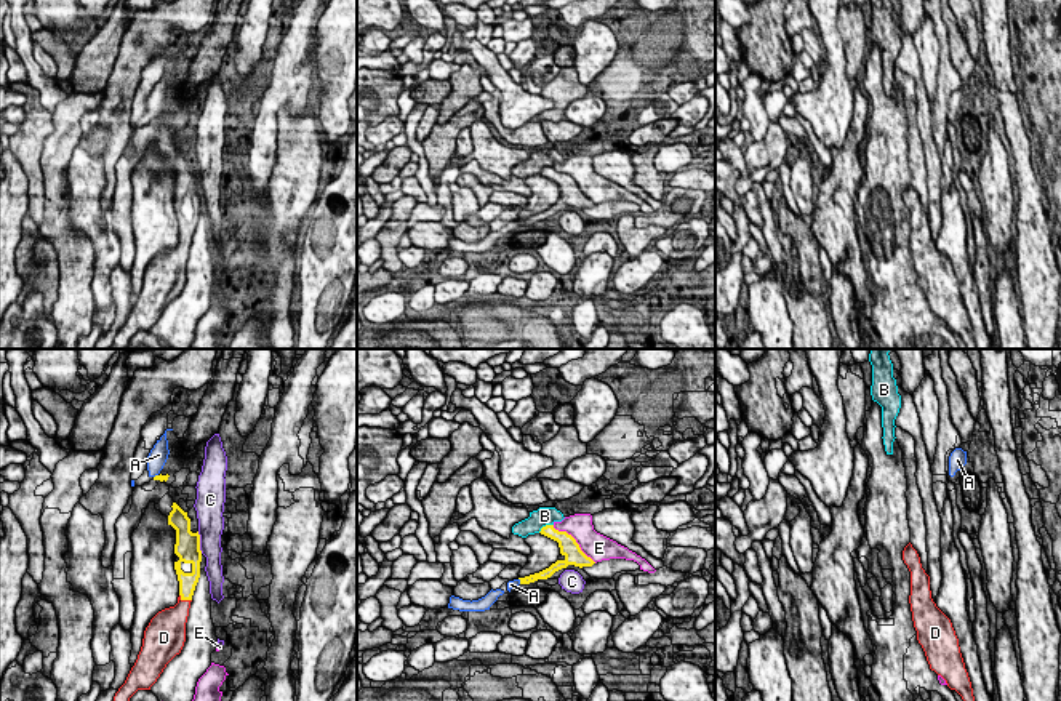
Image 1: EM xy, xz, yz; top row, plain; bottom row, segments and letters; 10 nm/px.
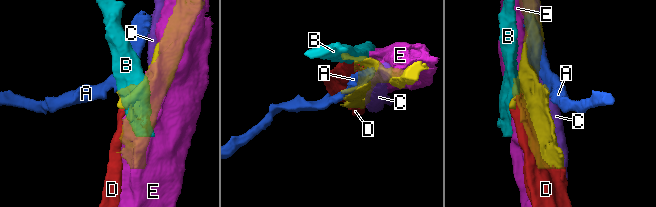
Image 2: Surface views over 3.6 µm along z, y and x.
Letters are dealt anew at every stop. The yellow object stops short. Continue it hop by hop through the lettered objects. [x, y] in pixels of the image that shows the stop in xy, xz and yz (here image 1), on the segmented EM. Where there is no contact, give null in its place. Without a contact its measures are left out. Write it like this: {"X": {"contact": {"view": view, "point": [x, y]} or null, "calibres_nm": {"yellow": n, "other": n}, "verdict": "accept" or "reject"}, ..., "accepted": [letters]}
{"A": {"contact": {"view": "xz", "point": [520, 581]}, "calibres_nm": {"yellow": 100, "other": 90}, "verdict": "reject"}, "B": {"contact": {"view": "xz", "point": [546, 525]}, "calibres_nm": {"yellow": 160, "other": 190}, "verdict": "reject"}, "C": {"contact": {"view": "xy", "point": [199, 543]}, "calibres_nm": {"yellow": 260, "other": 260}, "verdict": "reject"}, "D": {"contact": {"view": "xy", "point": [184, 599]}, "calibres_nm": {"yellow": 190, "other": 260}, "verdict": "accept"}, "E": {"contact": {"view": "xz", "point": [575, 541]}, "calibres_nm": {"yellow": 190, "other": 260}, "verdict": "reject"}, "accepted": ["D"]}

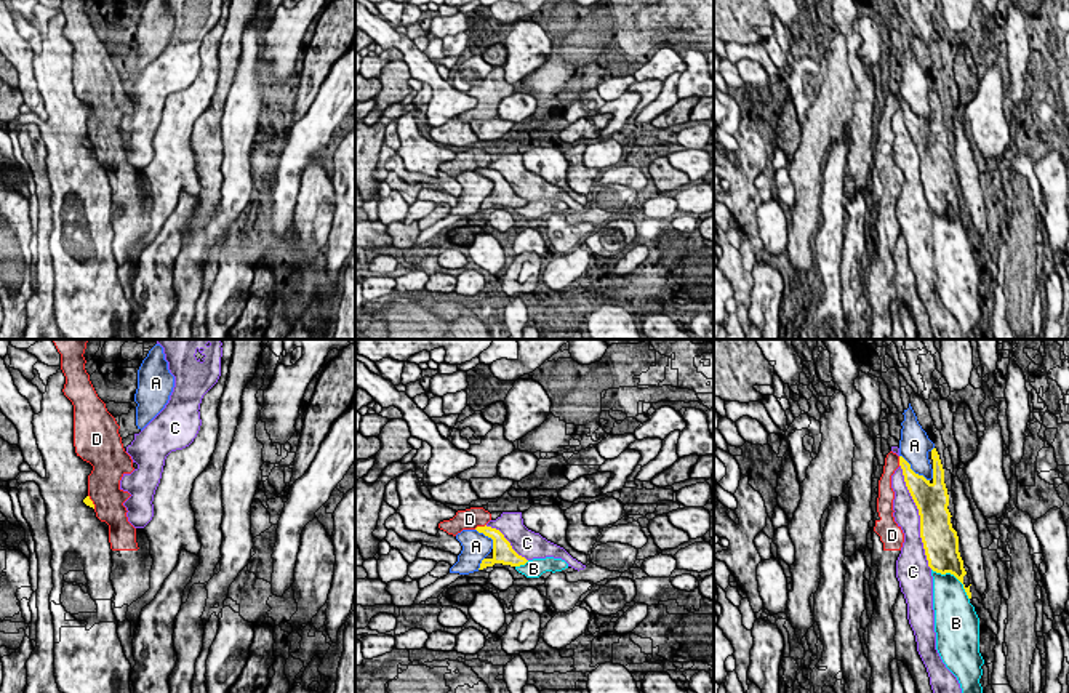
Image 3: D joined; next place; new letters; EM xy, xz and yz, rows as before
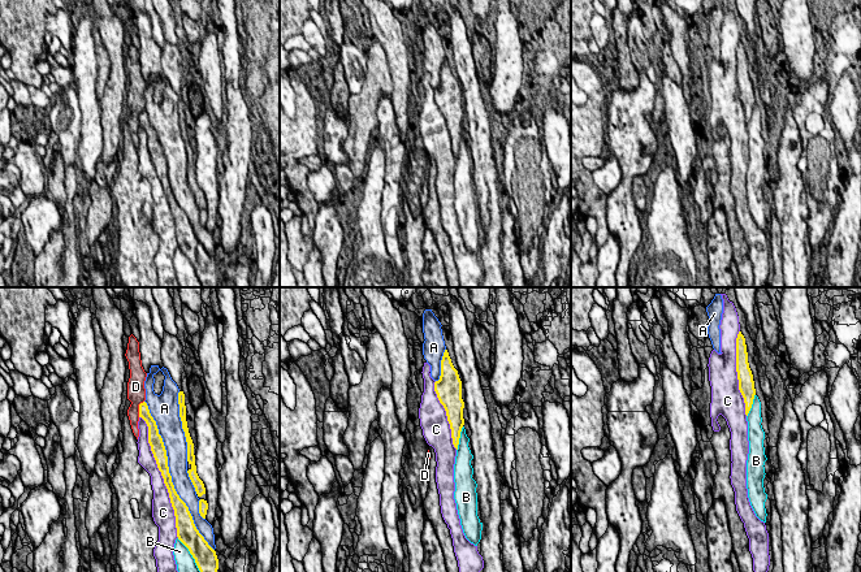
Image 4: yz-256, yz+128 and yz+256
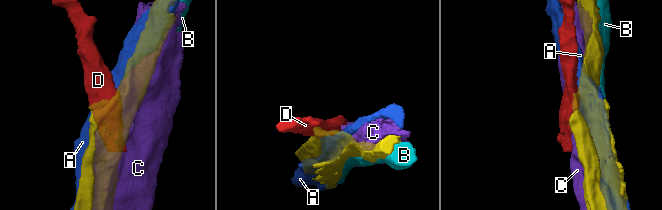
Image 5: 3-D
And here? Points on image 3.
{"A": {"contact": {"view": "yz", "point": [912, 471]}, "calibres_nm": {"yellow": 240, "other": 300}, "verdict": "reject"}, "B": {"contact": {"view": "yz", "point": [954, 575]}, "calibres_nm": {"yellow": 340, "other": 360}, "verdict": "reject"}, "C": {"contact": {"view": "yz", "point": [920, 517]}, "calibres_nm": {"yellow": 340, "other": 260}, "verdict": "reject"}, "D": {"contact": {"view": "xz", "point": [479, 527]}, "calibres_nm": {"yellow": 130, "other": 220}, "verdict": "reject"}, "accepted": []}

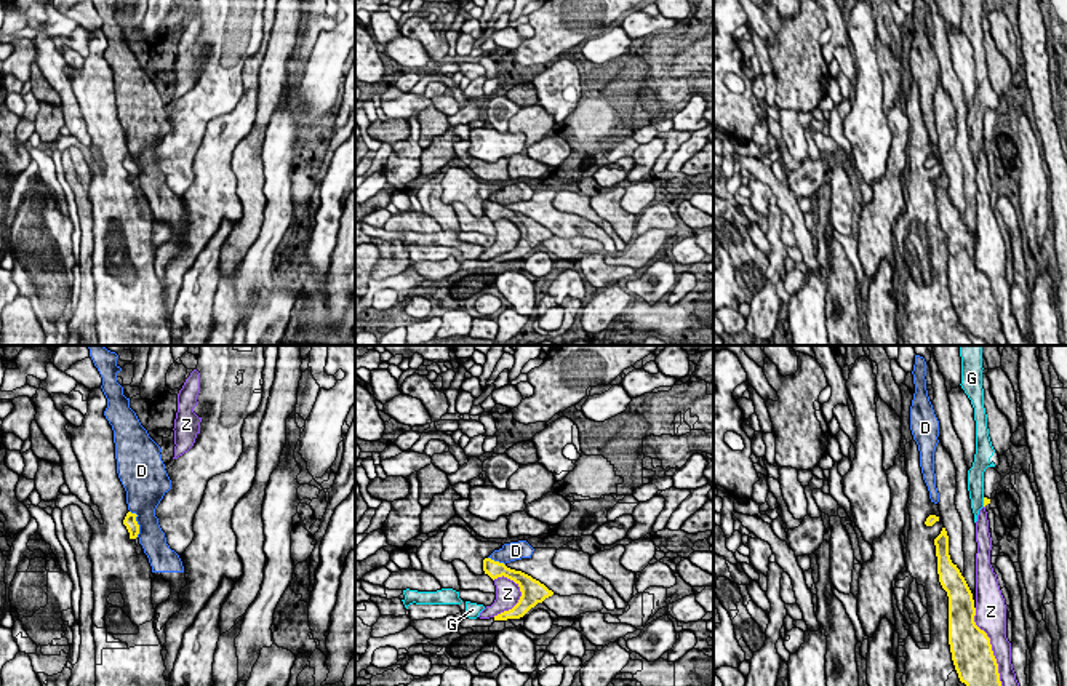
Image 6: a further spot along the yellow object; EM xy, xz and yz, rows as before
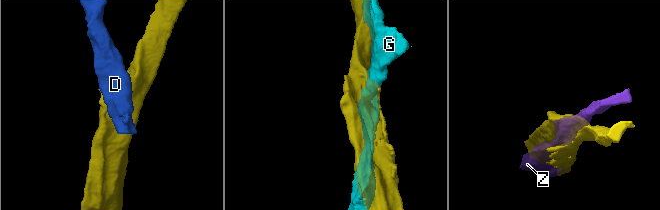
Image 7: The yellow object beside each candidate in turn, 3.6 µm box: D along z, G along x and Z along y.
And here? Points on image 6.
{"D": {"contact": {"view": "xy", "point": [136, 523]}, "calibres_nm": {"yellow": 130, "other": 320}, "verdict": "reject"}, "G": {"contact": {"view": "yz", "point": [984, 502]}, "calibres_nm": {"yellow": 60, "other": 160}, "verdict": "reject"}, "Z": {"contact": {"view": "yz", "point": [991, 646]}, "calibres_nm": {"yellow": 420, "other": 260}, "verdict": "reject"}, "accepted": []}

